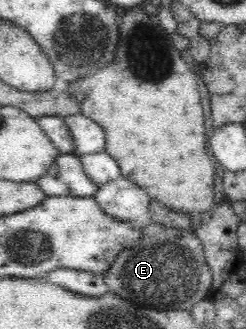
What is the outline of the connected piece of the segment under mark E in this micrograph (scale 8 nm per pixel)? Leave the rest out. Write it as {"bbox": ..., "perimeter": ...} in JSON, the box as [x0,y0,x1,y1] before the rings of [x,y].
{"bbox":[103,222,212,311],"perimeter":[[[154,222],[136,229],[140,231],[138,242],[122,248],[103,273],[108,290],[132,304],[160,311],[188,310],[192,304],[206,300],[212,271],[204,261],[202,243],[196,234],[190,228],[168,228]]]}

